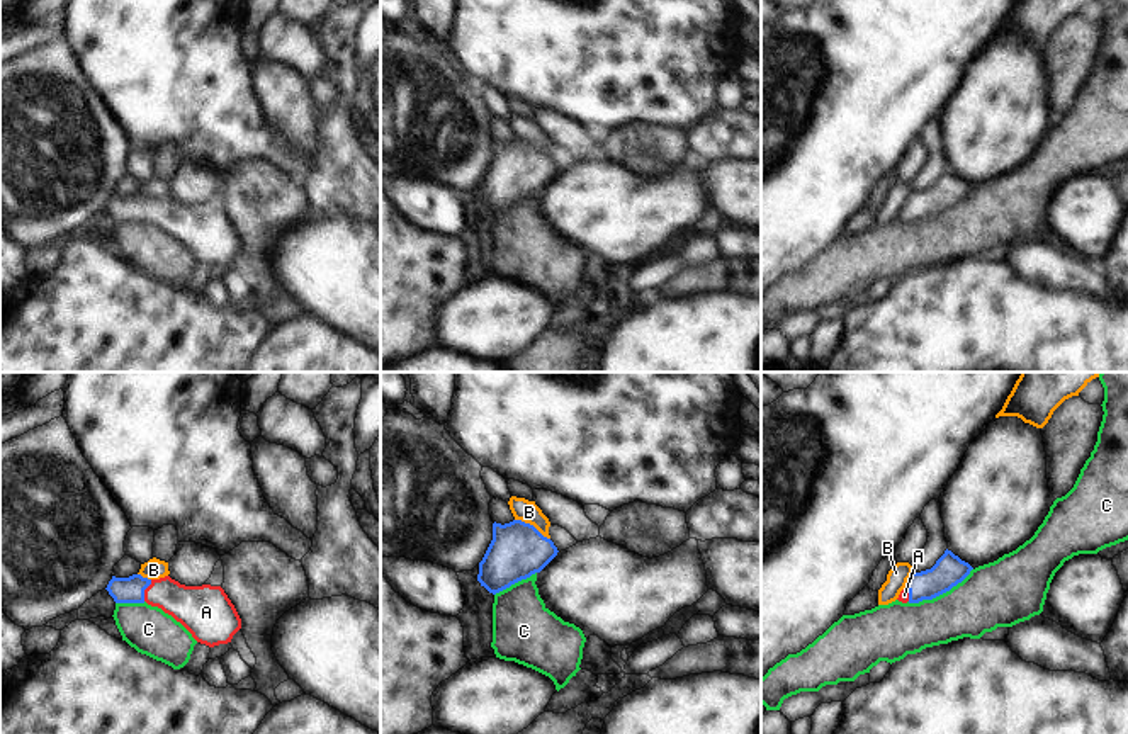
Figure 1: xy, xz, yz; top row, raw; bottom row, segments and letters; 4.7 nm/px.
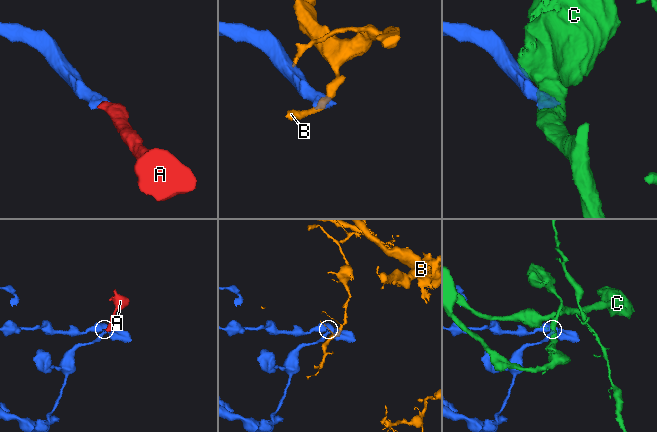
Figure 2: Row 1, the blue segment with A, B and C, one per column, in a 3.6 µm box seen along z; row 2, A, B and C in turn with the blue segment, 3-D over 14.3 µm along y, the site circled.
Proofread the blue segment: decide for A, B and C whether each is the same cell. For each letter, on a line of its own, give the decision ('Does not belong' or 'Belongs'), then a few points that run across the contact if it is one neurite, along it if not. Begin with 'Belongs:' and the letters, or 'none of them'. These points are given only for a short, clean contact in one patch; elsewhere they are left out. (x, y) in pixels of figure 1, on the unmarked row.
Belongs: A
A: Belongs. Line: xy (124, 209), (145, 208), (167, 213), (194, 226)
B: Does not belong. Line: xz (515, 138), (532, 143), (549, 158)
C: Does not belong.

